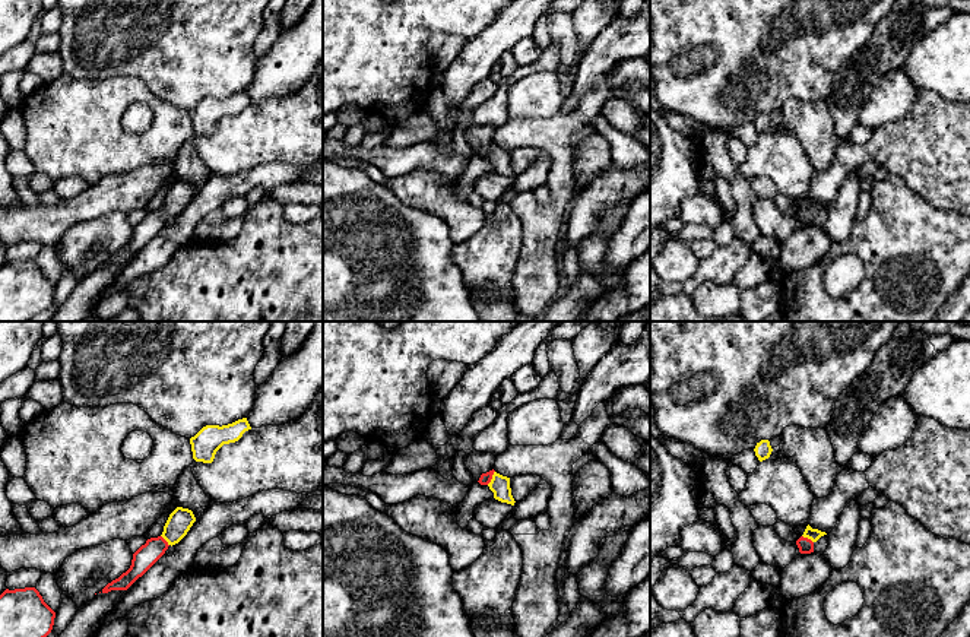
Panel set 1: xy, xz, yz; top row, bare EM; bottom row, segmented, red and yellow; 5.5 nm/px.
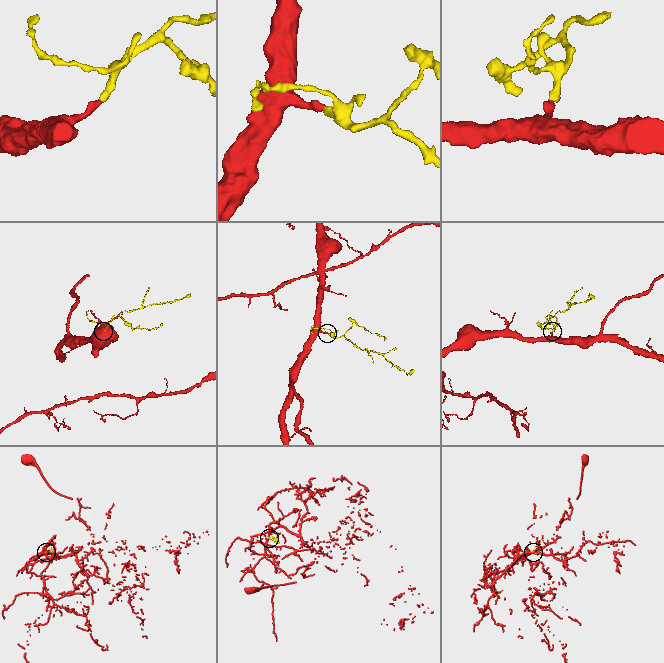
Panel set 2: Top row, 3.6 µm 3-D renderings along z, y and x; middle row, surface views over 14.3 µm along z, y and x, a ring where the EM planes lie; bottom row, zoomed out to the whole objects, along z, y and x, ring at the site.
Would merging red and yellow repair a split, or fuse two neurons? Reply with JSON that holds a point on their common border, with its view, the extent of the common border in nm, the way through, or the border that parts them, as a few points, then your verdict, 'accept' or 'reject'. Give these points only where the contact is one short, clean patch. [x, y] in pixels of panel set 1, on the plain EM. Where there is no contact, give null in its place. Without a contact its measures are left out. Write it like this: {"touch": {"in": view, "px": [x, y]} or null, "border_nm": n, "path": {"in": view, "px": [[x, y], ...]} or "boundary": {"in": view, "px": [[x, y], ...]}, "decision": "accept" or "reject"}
{"touch": {"in": "xz", "px": [491, 151]}, "border_nm": 90, "path": {"in": "xz", "px": [[485, 151], [491, 151], [500, 158]]}, "decision": "accept"}

